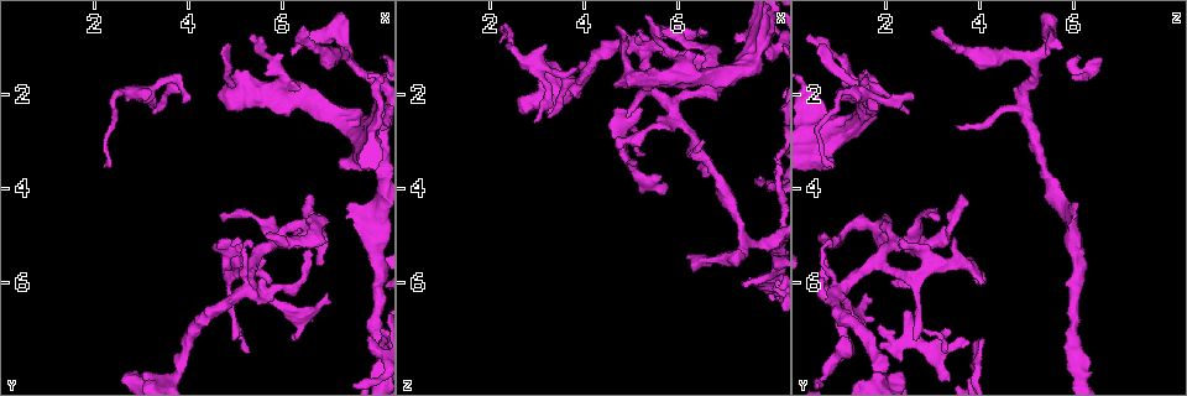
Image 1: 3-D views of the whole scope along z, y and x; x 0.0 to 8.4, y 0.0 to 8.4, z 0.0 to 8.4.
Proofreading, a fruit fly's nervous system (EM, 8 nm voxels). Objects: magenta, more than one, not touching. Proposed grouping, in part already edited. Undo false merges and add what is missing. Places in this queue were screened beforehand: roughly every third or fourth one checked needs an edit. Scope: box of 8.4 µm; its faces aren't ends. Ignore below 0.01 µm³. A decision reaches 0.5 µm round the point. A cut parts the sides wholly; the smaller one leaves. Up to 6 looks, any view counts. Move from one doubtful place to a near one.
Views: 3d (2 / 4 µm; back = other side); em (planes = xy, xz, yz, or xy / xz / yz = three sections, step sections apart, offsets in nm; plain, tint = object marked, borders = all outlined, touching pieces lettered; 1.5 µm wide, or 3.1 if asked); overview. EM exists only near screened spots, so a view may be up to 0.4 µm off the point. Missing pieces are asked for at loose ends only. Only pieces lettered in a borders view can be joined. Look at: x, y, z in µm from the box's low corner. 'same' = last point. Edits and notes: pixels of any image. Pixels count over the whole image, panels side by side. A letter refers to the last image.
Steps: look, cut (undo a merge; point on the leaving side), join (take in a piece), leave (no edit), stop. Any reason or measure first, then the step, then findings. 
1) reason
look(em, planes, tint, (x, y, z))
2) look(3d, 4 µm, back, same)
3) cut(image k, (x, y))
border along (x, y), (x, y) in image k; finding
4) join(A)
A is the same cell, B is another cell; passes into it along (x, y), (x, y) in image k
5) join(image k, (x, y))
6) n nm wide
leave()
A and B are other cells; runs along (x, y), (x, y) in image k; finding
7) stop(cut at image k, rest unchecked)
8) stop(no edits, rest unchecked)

thick turns thin
look(3d, 4 µm, back, (6.35, 2.05, 1.65))

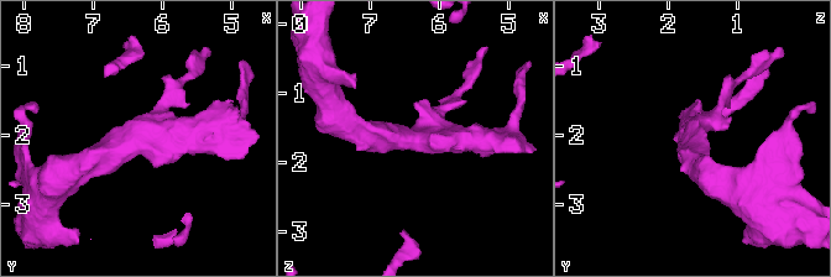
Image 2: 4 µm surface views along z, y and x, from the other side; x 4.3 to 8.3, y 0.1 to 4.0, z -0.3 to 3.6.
3 arms; arms of 160, 340, 380 nm; need the tissue
look(em, xy, step 4, tint, (6.40, 2.10, 1.65))

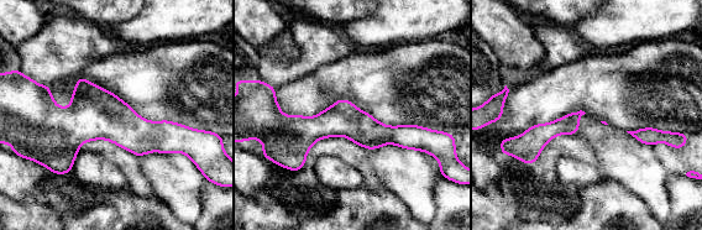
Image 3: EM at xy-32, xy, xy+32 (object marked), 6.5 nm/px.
look(em, planes, borders, same)

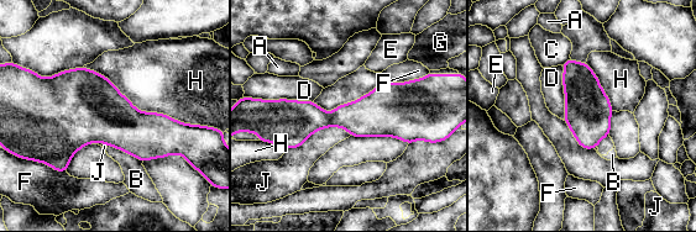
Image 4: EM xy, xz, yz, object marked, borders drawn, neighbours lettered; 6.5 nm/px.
leave()
A, B, C, D, E, F, G, H and J are other cells; border along (560, 66), (563, 68), (565, 120) in image 4; one neuron here

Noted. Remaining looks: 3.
thin end
look(3d, 2 µm, (6.45, 0.55, 3.05))

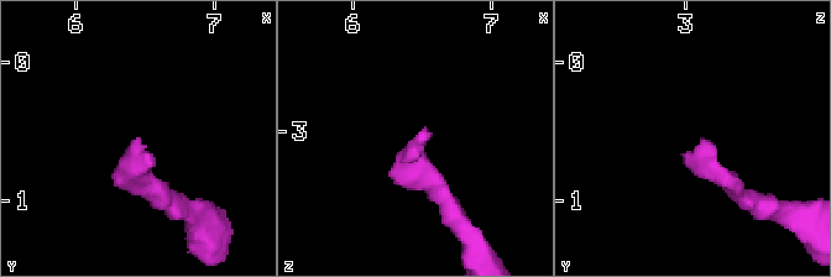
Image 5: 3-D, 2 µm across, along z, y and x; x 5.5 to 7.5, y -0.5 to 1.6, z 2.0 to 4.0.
need the tissue
look(em, xy, step 4, tint, (6.48, 0.54, 3.08))

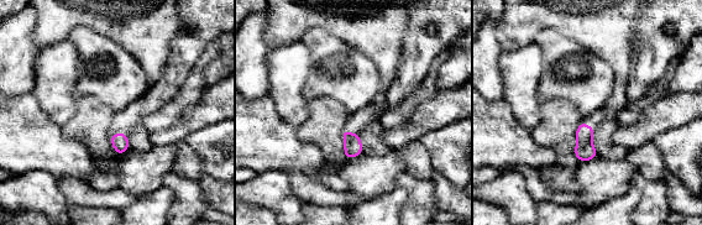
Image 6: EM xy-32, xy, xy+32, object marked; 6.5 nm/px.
look(em, planes, borders, same)

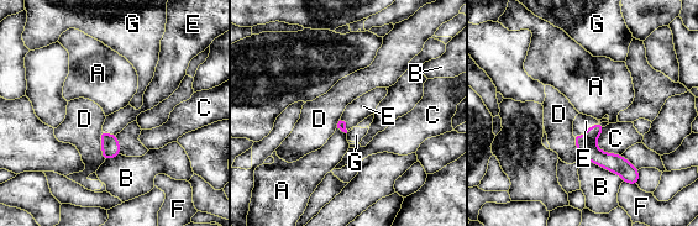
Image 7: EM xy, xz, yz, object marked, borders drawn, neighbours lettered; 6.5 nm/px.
join(E)
E is the same cell, A, B, C, D, F and G are other cells; passes into it along (586, 145), (587, 131), (582, 122) in image 7; it goes on there

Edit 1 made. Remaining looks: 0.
stop(join at image 7, rest unchecked)

